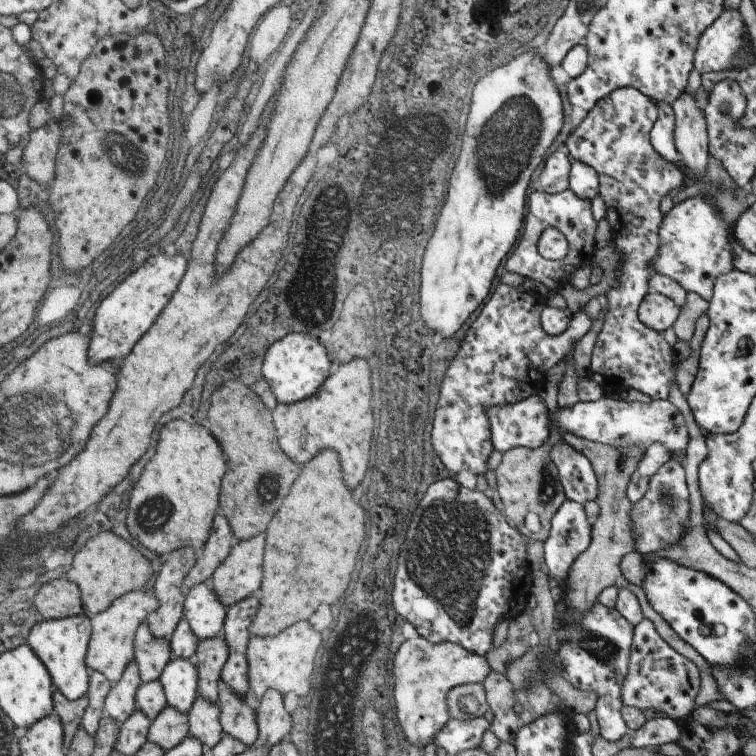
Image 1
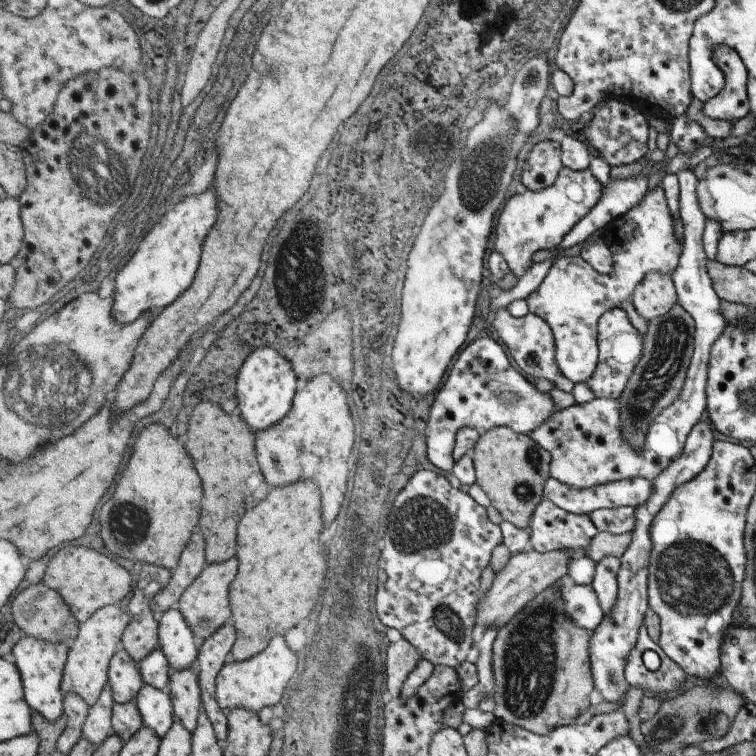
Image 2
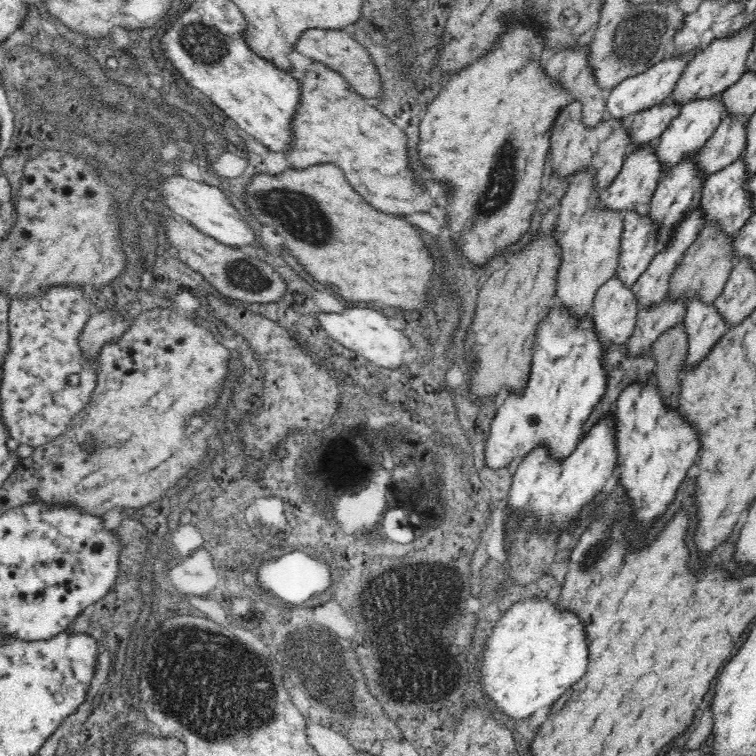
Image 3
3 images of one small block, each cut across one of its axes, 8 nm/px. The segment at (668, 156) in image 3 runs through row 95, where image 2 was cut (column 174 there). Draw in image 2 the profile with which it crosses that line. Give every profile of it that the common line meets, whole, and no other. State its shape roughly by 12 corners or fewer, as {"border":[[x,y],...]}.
{"border":[[145,684],[135,702],[163,740],[177,722],[171,696]]}

